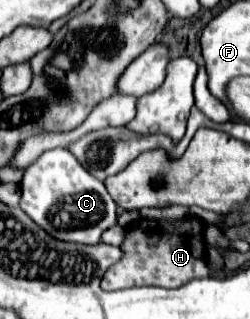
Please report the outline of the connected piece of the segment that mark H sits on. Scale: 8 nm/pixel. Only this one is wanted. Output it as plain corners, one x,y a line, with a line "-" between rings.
187,217
183,221
149,221
141,219
135,225
129,227
127,239
121,245
125,251
125,259
121,263
115,263
105,273
101,287
105,291
115,289
127,289
137,285
157,285
157,287
179,287
181,283
187,283
193,277
201,275
225,275
223,271
211,271
205,259
205,243
201,235
203,227
193,217

